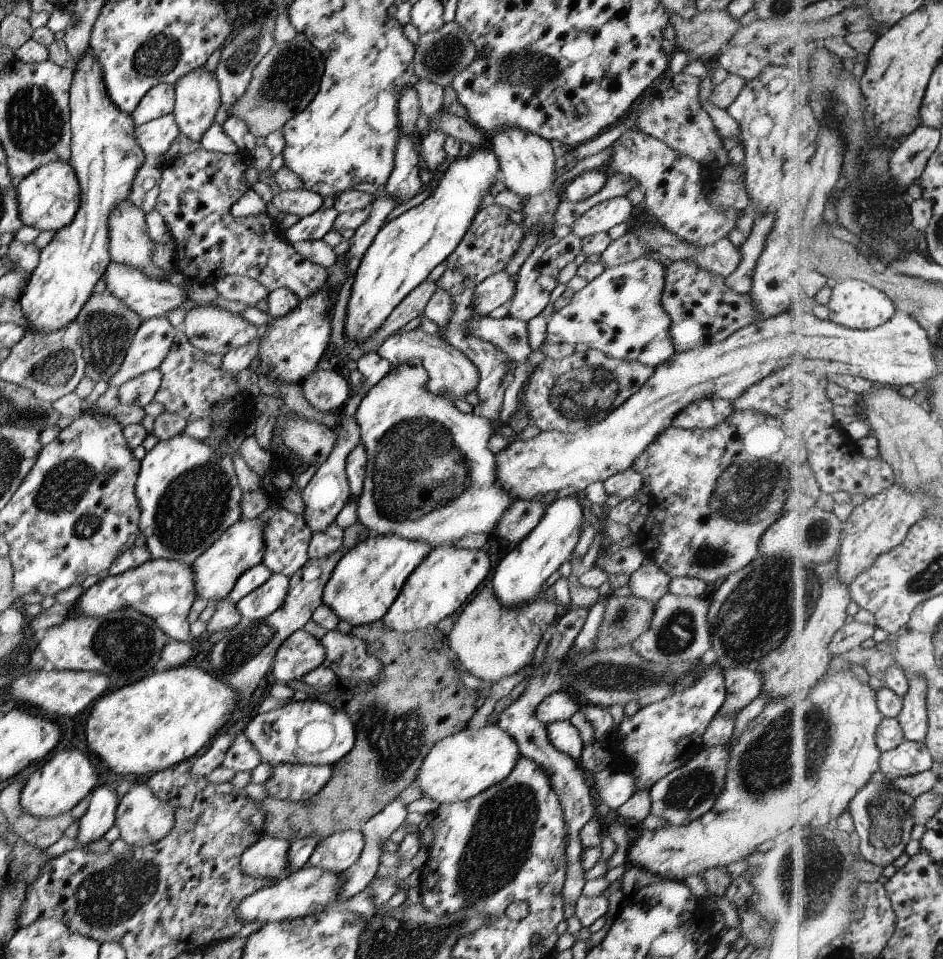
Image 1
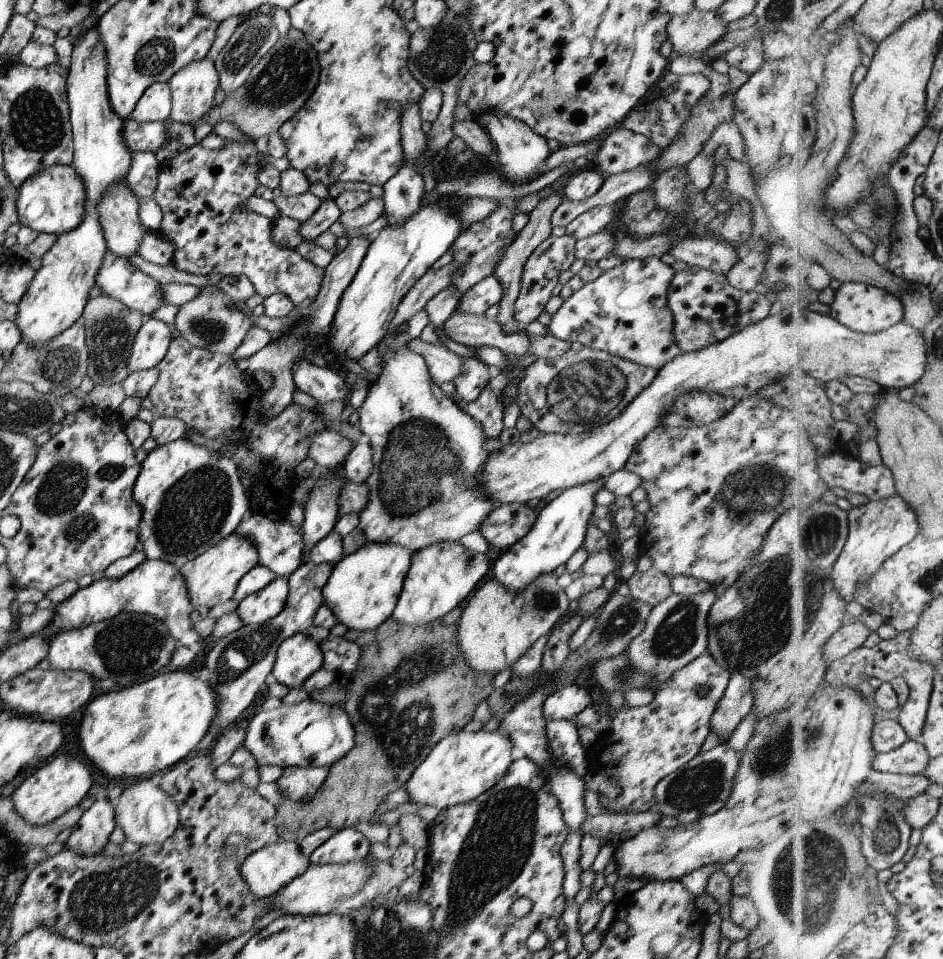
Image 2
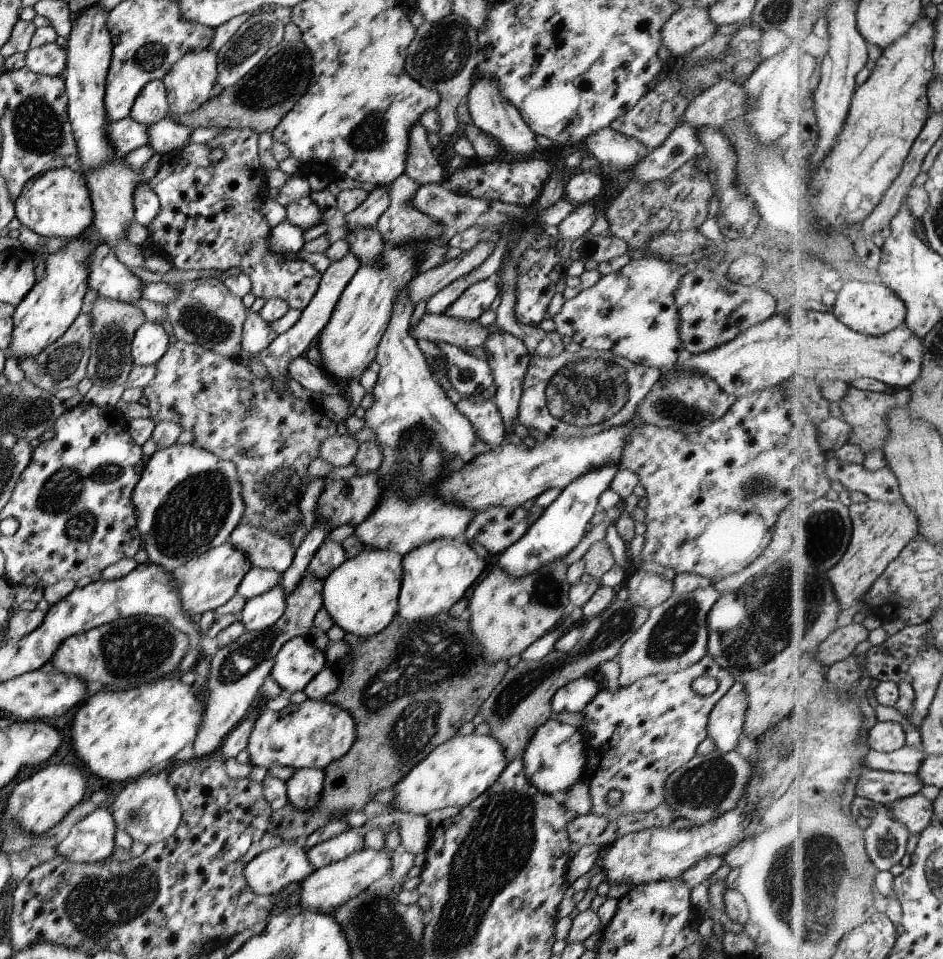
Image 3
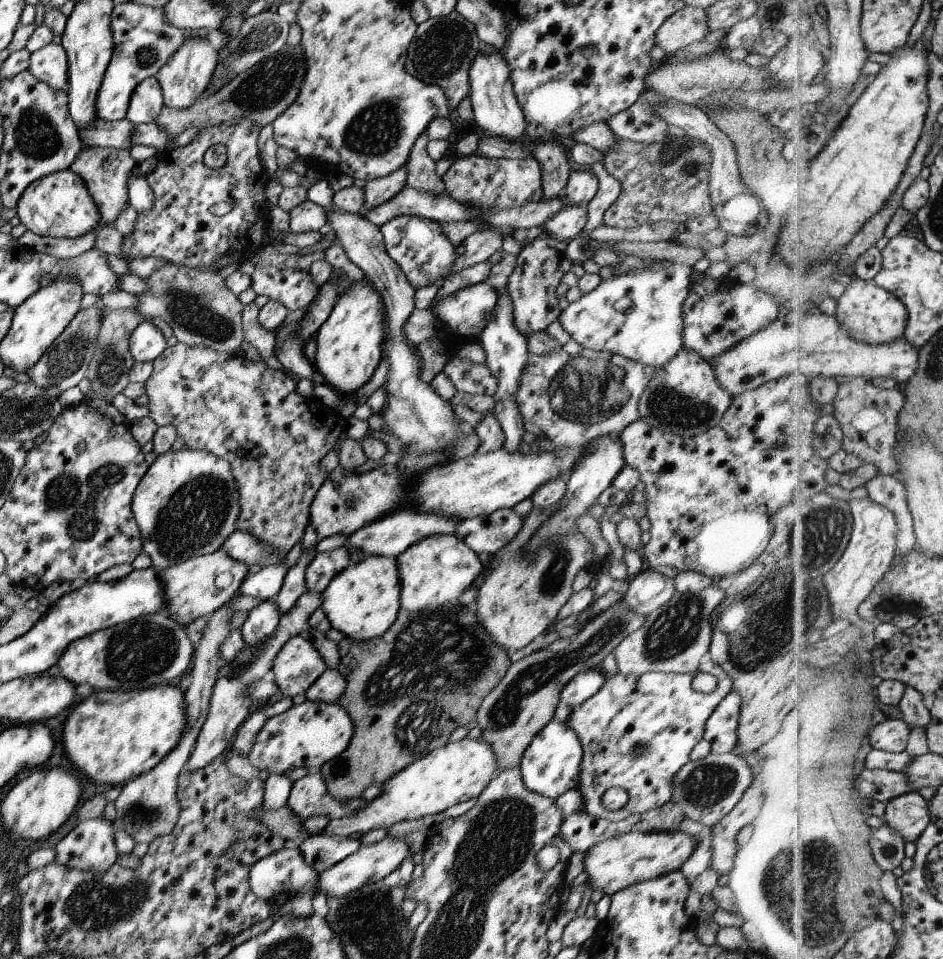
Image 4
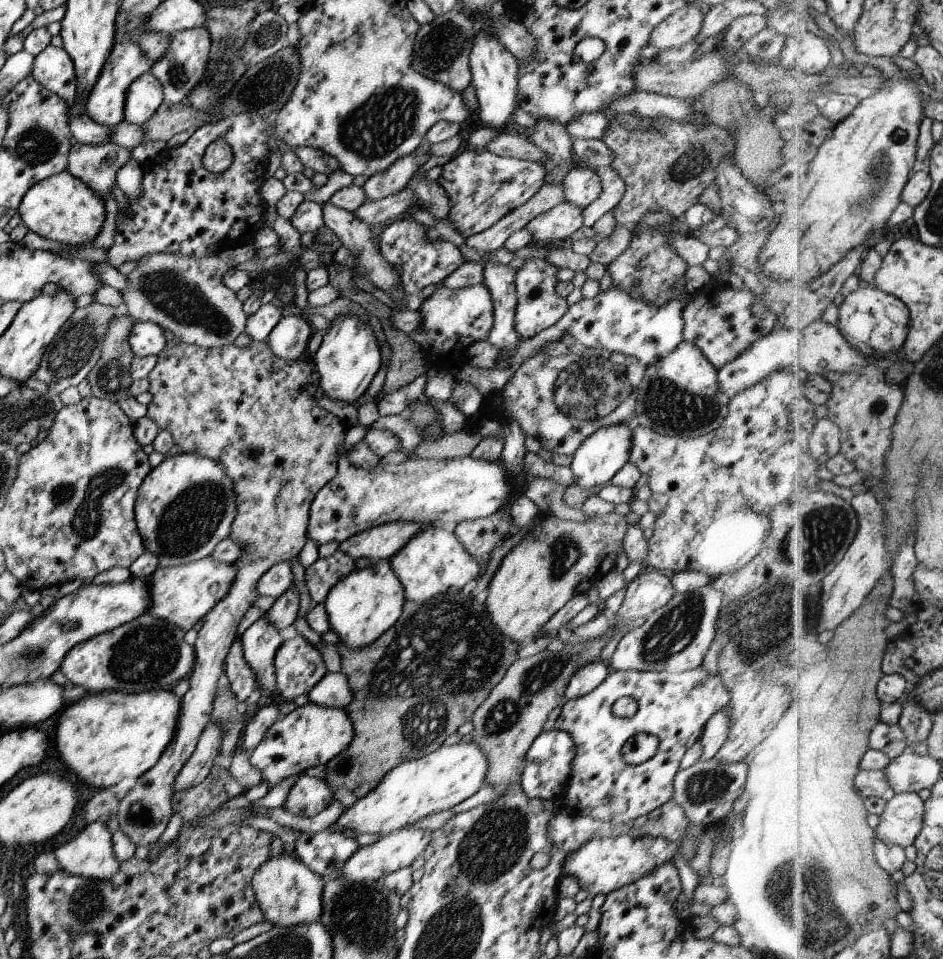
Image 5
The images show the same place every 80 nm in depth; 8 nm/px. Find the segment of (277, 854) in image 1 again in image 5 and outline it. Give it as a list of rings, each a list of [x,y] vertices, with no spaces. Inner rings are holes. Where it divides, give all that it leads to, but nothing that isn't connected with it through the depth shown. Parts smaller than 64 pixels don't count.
[[[295,854],[265,861],[251,877],[251,886],[264,920],[280,927],[315,923],[320,917],[320,896],[324,879],[307,868]]]

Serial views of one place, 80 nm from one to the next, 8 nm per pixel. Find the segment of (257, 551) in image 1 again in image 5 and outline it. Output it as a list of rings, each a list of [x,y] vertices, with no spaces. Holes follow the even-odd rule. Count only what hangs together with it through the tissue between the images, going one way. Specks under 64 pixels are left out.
[[[209,556],[174,567],[157,567],[144,578],[149,606],[145,613],[156,619],[173,623],[184,633],[197,627],[199,620],[213,605],[225,596],[235,574],[234,566],[213,561]]]

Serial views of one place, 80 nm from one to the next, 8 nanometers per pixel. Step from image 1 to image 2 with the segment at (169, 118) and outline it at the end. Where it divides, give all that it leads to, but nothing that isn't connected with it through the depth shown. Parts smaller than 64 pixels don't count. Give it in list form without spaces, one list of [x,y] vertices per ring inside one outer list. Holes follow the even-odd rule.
[[[126,119],[121,126],[125,146],[135,152],[155,152],[168,142],[165,136],[165,122],[167,119],[139,124]]]

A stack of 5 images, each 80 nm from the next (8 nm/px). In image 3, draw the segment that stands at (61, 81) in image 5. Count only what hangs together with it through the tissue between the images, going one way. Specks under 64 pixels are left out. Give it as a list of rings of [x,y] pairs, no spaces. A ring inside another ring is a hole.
[[[49,43],[37,48],[28,48],[24,53],[24,66],[35,74],[62,76],[66,61],[65,49],[56,43]]]

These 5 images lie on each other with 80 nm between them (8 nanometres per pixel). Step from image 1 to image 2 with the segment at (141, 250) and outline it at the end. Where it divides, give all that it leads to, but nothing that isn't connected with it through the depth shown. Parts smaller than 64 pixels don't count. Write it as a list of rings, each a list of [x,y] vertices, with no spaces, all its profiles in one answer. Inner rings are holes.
[[[125,181],[109,186],[97,202],[97,220],[107,250],[126,261],[129,256],[139,254],[139,240],[148,233],[139,222],[137,210],[138,202]]]

